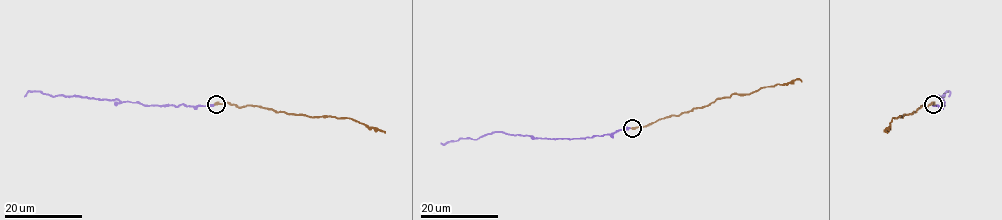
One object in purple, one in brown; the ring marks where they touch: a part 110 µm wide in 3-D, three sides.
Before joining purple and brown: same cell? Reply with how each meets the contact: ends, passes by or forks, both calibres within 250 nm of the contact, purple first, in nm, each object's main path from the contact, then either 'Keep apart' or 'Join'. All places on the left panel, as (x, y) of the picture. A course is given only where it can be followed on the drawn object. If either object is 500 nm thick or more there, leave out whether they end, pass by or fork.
At the ring purple ends. At the ring brown ends. Thickness 200 nm (purple) against 480 nm. Course of purple: (216, 105), (116, 103), (86, 97), (50, 96), (39, 91), (29, 91), (24, 96). Course of brown: (216, 105), (230, 102), (238, 107), (261, 106), (304, 115), (352, 118), (385, 132). Join

